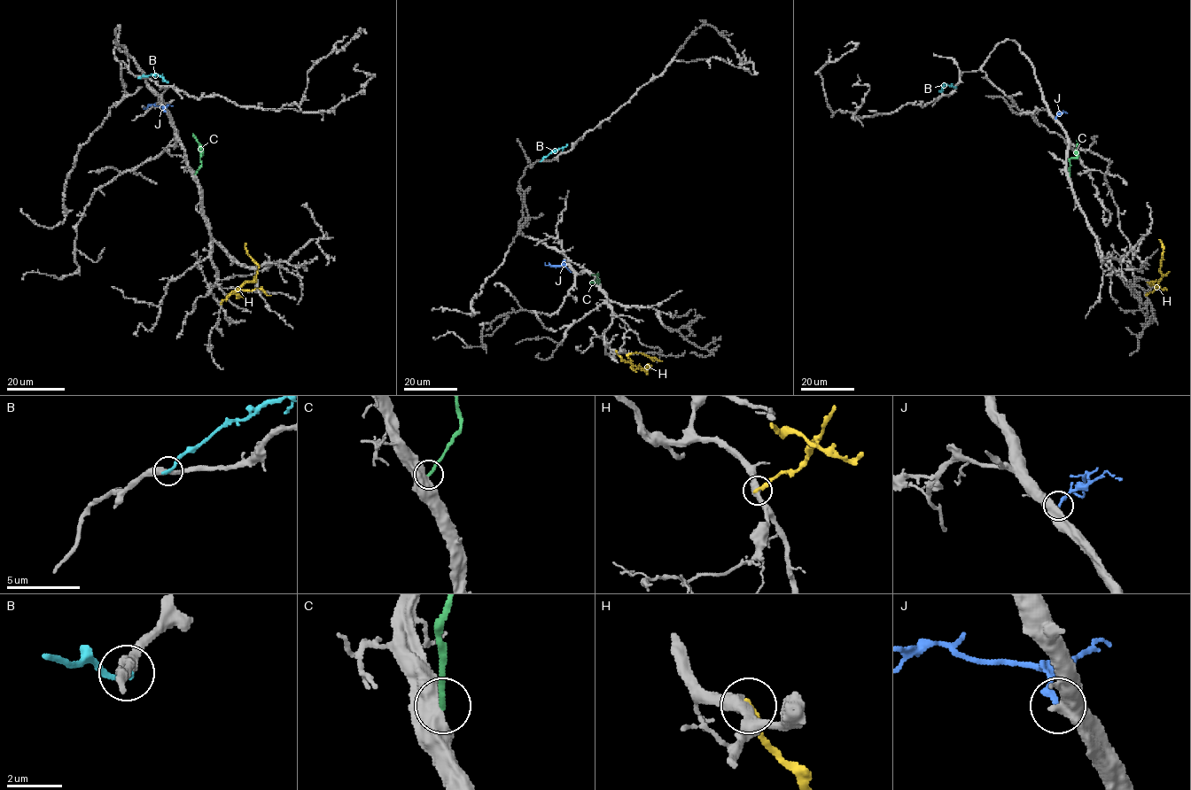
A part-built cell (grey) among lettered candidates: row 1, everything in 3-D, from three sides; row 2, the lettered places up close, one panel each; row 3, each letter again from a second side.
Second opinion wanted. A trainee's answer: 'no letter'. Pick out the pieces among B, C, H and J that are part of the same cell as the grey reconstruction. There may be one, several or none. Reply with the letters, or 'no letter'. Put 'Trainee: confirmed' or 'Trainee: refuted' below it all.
J
Trainee: refuted

